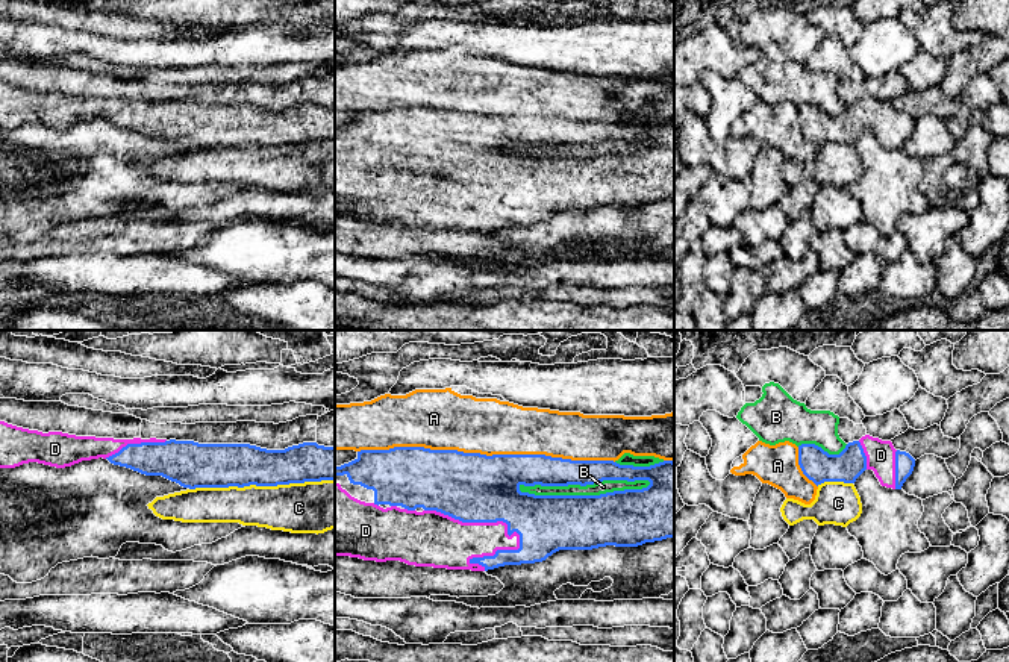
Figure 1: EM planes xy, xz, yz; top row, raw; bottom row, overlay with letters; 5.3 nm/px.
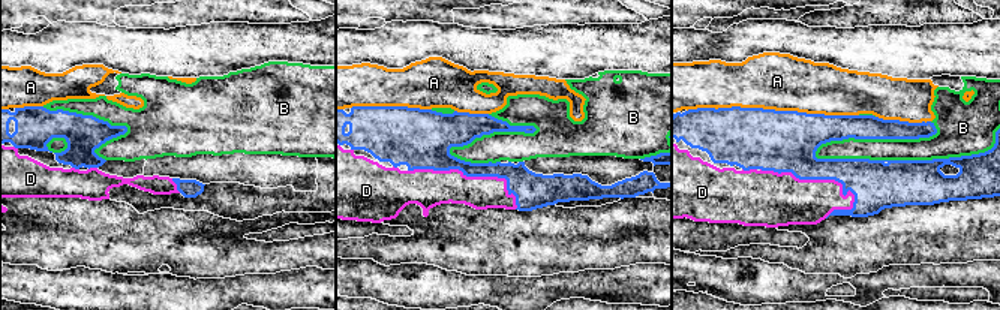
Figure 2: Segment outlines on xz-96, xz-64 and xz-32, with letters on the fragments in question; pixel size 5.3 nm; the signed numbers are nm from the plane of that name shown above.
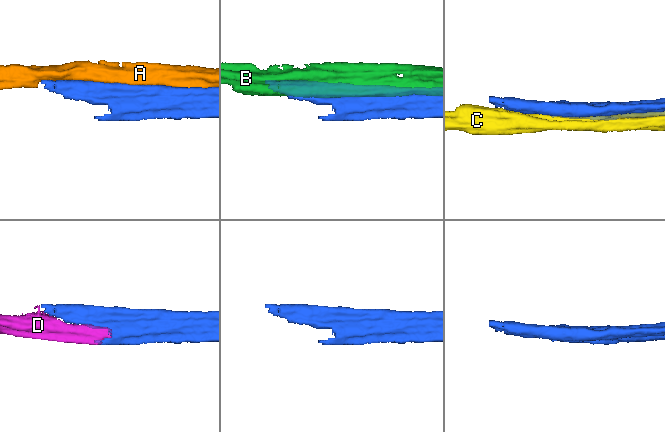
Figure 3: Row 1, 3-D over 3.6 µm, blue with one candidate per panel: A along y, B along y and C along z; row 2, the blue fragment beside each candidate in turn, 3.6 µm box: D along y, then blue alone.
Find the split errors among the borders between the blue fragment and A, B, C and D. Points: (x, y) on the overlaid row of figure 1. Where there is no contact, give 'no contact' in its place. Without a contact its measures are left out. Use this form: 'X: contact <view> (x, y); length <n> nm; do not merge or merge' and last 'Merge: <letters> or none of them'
A: contact xz (485, 455); length 1350 nm; do not merge
B: contact xz (584, 485); length 700 nm; do not merge
C: contact xy (261, 485); length 750 nm; do not merge
D: contact xz (482, 521); length 550 nm; merge
Merge: D

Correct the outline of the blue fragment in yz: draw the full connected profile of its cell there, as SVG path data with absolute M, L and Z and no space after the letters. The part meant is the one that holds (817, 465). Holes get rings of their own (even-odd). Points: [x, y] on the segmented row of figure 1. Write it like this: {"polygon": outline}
{"polygon": "M865 435L848 442L839 454L829 454L815 444L801 444L798 465L817 486L824 482L854 483L865 470L873 470L882 486L901 489L914 471L915 459L895 450L891 441Z"}

